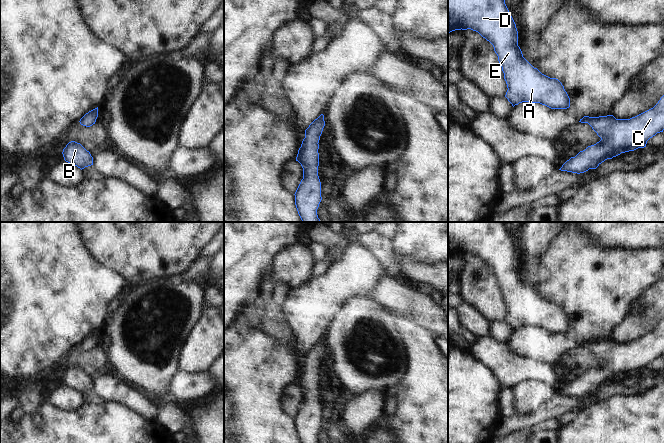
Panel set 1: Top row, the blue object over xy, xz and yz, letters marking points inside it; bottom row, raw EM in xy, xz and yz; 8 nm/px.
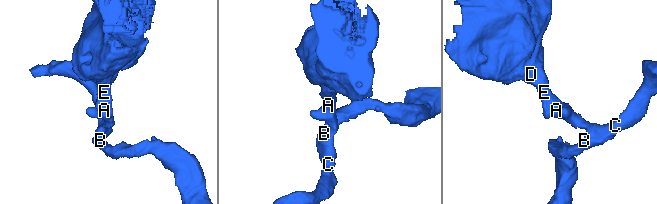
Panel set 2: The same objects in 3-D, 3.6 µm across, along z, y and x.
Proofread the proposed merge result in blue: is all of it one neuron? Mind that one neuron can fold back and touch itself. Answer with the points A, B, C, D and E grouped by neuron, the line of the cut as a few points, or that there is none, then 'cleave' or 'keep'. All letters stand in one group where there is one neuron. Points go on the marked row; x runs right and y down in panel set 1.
A B C D E; no cut; keep

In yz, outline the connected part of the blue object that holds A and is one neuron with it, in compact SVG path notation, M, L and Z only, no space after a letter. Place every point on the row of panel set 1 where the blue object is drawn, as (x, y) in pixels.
M448 0L448 33L461 29L476 31L493 45L508 88L505 97L513 107L522 102L540 103L551 109L567 109L570 107L570 98L562 83L556 78L542 74L523 57L518 46L516 24L505 4L505 0Z

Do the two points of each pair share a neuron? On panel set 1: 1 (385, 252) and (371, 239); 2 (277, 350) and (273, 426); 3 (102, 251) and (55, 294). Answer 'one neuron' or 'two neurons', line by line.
1: one neuron
2: one neuron
3: two neurons

